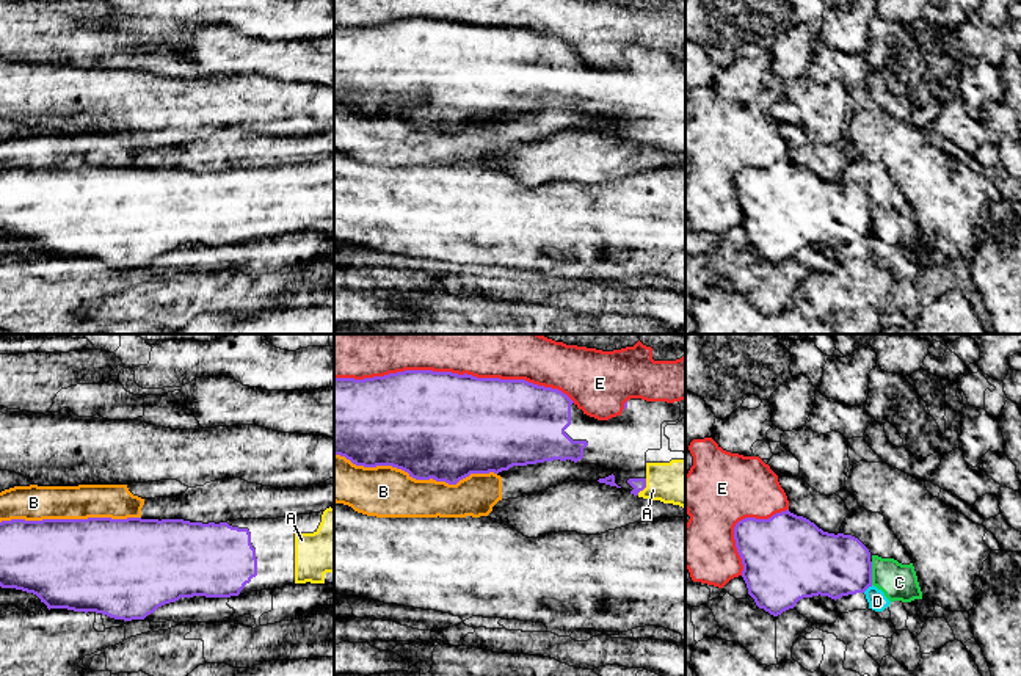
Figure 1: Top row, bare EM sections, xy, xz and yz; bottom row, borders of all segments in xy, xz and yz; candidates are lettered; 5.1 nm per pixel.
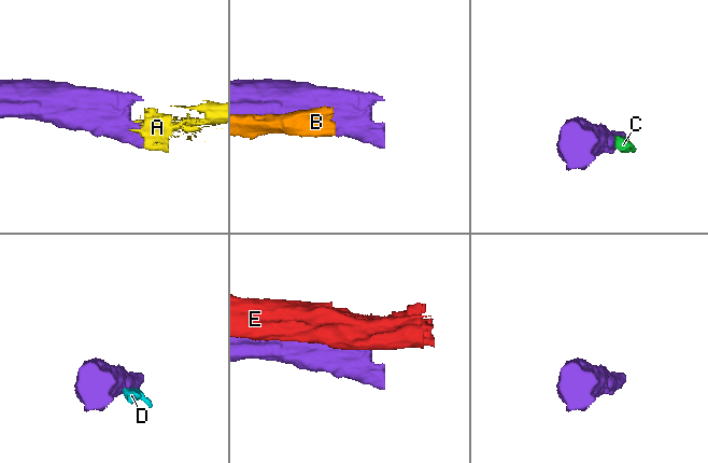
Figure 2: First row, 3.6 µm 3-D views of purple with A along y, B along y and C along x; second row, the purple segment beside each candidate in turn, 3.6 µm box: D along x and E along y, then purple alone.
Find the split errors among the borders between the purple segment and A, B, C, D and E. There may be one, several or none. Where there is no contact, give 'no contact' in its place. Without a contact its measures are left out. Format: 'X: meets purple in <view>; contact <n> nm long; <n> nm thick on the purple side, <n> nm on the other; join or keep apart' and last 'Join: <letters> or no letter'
A: meets purple in xz; contact 100 nm long; 70 nm thick on the purple side, 240 nm on the other; join
B: meets purple in xz; contact 850 nm long; 480 nm thick on the purple side, 260 nm on the other; keep apart
C: meets purple in yz; contact 120 nm long; 320 nm thick on the purple side, 190 nm on the other; keep apart
D: meets purple in yz; contact 70 nm long; 320 nm thick on the purple side, 100 nm on the other; keep apart
E: meets purple in xz; contact 1250 nm long; 500 nm thick on the purple side, 440 nm on the other; keep apart
Join: A

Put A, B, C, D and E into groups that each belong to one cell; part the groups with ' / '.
A / B / C D / E

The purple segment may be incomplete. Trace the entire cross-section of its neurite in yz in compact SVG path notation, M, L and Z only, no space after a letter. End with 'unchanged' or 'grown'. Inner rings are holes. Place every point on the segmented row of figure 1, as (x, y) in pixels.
M789 510L768 519L745 518L734 527L737 552L742 558L742 577L748 594L759 609L773 616L794 609L803 598L842 596L864 593L872 587L869 549L855 536L828 533L803 516Z | unchanged

